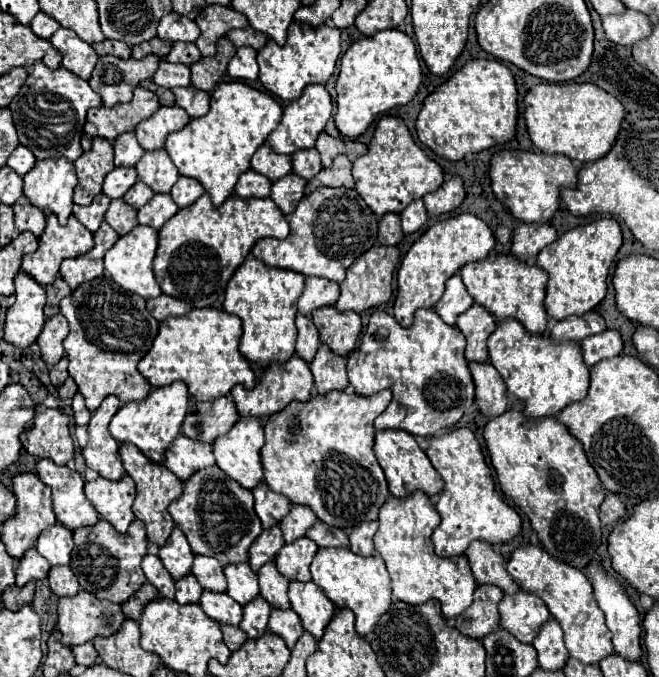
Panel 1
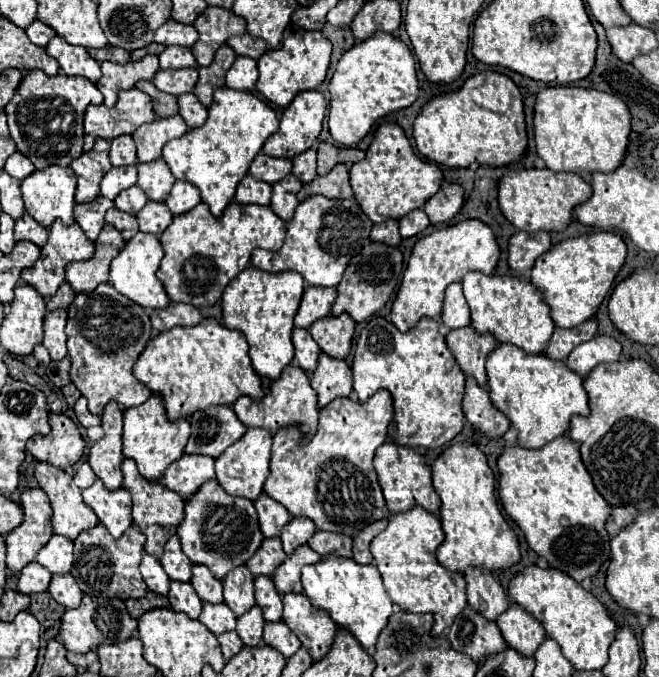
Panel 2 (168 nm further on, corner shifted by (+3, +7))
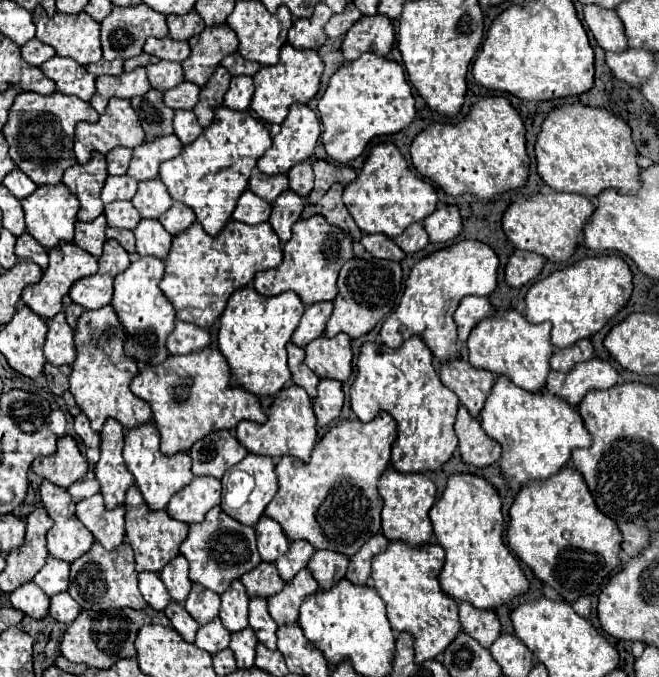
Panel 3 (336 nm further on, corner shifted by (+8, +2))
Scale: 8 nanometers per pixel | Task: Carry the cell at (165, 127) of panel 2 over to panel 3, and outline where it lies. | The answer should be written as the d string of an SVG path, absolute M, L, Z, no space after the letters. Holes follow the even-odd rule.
M175 134L155 138L153 142L143 142L133 148L133 160L127 174L135 180L149 180L159 174L159 164L181 152L183 144Z

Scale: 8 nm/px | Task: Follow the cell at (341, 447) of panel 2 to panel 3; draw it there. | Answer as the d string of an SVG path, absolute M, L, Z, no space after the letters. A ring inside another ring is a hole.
M385 410L371 422L341 420L315 444L307 464L291 456L283 456L277 462L279 488L267 504L265 516L277 520L289 540L303 538L315 548L353 556L381 530L383 500L377 492L377 478L389 466L395 436L395 420Z

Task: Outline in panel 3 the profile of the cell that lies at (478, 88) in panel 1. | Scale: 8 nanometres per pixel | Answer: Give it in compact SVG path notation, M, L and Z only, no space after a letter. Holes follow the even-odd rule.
M483 96L469 108L469 114L459 122L435 122L415 136L411 142L411 160L417 172L435 184L439 184L447 194L459 196L463 192L473 192L479 198L491 200L495 194L521 188L529 176L529 156L525 148L525 126L513 104L505 96Z

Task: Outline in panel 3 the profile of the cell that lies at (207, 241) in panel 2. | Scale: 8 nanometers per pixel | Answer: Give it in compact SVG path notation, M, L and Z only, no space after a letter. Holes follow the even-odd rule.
M229 220L217 236L209 236L203 230L203 226L199 226L199 222L193 222L193 226L189 226L189 230L183 230L183 234L173 236L169 254L165 258L165 276L159 282L159 288L173 304L179 320L209 328L221 316L221 312L227 304L227 296L233 294L233 290L249 284L253 280L255 272L275 268L279 262L281 262L281 242L279 242L277 234L273 232L273 228L269 226L269 222L249 226L249 224L243 224L237 220Z

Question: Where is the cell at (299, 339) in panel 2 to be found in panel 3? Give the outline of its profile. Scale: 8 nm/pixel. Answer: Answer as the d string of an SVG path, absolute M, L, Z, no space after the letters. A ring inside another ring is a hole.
M293 342L287 344L287 352L289 352L289 370L293 374L293 382L301 388L307 390L307 394L311 398L317 396L317 374L313 370L309 370L309 366L303 362L305 360L305 350L301 346L295 346Z

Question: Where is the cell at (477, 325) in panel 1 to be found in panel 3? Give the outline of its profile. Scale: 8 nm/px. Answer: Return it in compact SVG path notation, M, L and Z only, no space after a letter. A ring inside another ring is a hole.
M463 356L443 362L439 366L439 378L475 416L479 416L485 398L489 396L489 390L495 382L495 376L489 370L475 370L475 366L471 366L469 360Z

